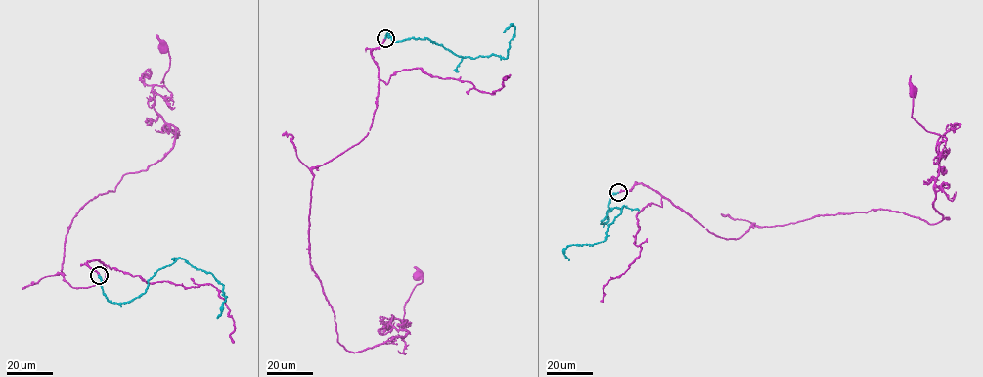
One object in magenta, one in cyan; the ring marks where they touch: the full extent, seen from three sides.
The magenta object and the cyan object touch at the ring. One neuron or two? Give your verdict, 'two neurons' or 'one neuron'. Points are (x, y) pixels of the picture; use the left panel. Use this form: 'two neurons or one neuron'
one neuron

